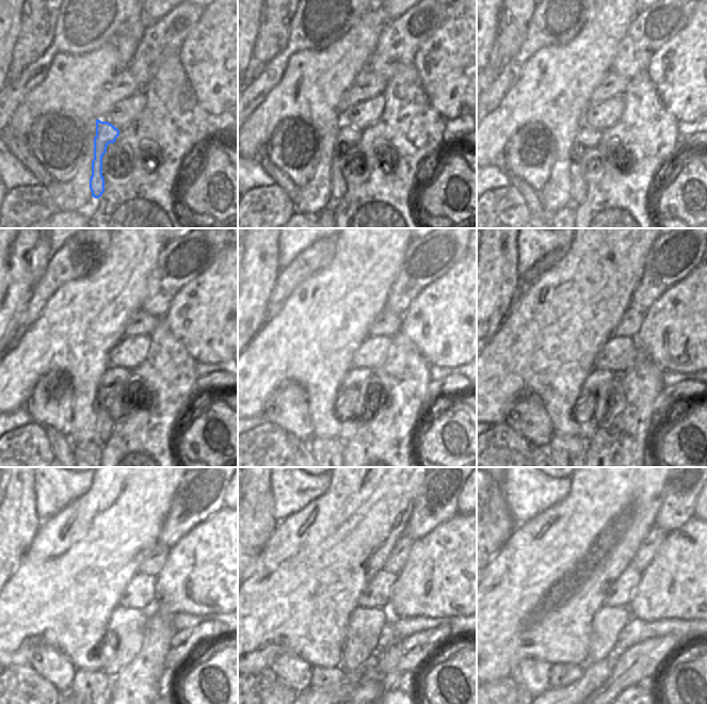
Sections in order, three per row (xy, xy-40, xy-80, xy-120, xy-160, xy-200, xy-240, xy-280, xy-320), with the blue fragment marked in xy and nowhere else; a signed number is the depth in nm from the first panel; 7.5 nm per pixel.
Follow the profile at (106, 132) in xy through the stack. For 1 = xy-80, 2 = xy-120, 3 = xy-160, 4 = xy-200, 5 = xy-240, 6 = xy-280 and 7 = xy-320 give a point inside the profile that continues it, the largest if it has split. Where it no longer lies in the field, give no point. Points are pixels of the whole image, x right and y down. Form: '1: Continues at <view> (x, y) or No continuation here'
1: Continues at xy-80 (587, 138)
2: Continues at xy-120 (114, 377)
3: Continues at xy-160 (357, 376)
4: Continues at xy-200 (601, 384)
5: Continues at xy-240 (126, 628)
6: Continues at xy-280 (365, 626)
7: Continues at xy-320 (608, 622)

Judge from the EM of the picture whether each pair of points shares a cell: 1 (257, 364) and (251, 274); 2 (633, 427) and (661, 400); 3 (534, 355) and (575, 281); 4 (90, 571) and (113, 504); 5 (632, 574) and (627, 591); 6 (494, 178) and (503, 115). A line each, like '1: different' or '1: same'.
1: different
2: different
3: same
4: same
5: same
6: different

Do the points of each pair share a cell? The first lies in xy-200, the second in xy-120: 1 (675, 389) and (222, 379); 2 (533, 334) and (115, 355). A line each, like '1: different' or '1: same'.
1: same
2: different

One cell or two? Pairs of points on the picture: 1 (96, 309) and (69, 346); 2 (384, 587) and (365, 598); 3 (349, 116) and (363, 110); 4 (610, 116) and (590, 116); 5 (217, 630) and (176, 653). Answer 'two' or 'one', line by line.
1: one
2: one
3: one
4: one
5: one

